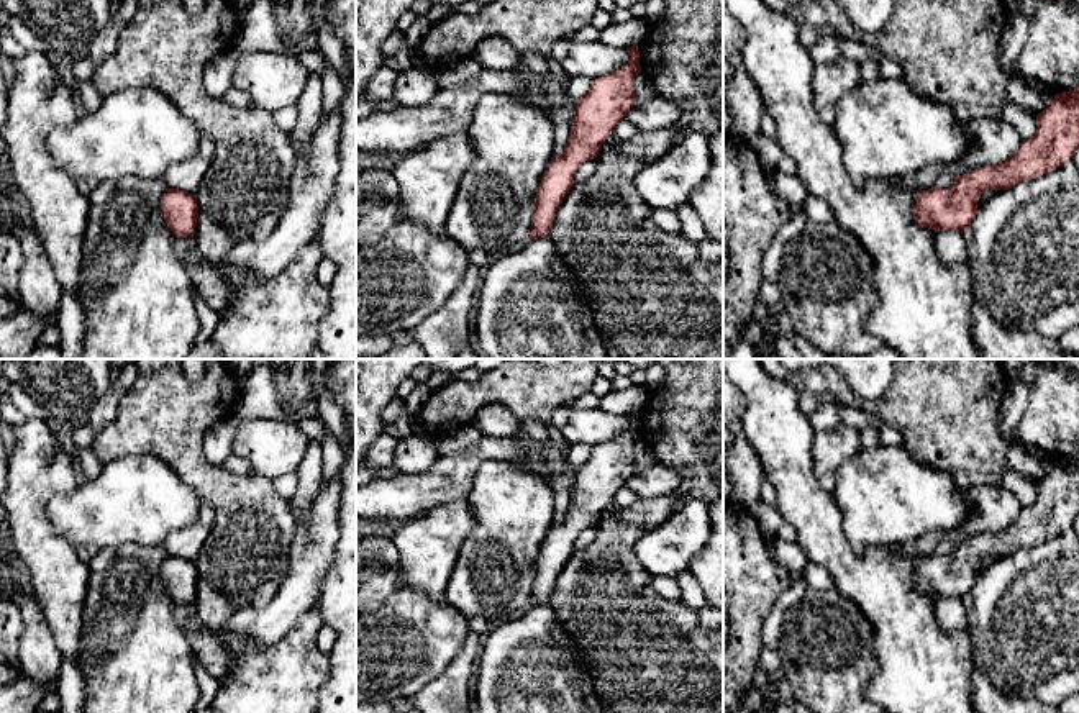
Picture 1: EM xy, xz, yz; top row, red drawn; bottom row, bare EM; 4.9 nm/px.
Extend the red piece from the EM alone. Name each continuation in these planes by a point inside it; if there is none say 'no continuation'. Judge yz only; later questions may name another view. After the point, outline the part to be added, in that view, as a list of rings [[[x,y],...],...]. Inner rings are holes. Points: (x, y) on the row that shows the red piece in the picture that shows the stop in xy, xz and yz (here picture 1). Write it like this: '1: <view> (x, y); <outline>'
no continuation

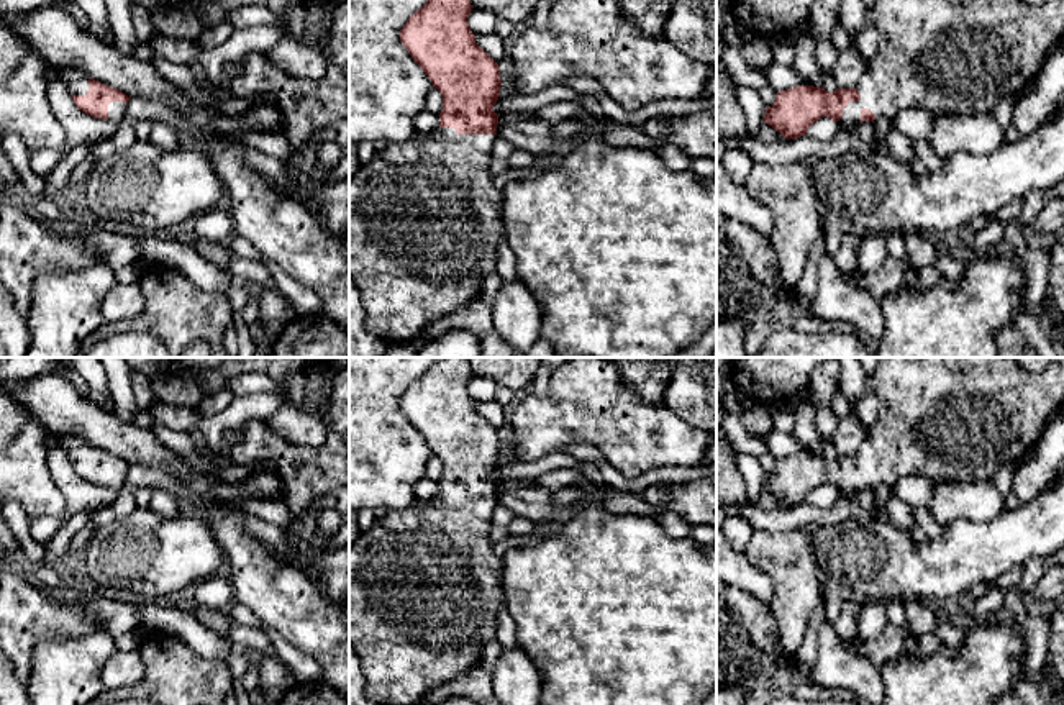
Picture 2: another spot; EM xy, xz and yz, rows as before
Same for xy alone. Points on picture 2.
1: xy (115, 109); [[[111,102],[108,105],[108,121],[120,123],[125,118],[126,105],[123,102]]]

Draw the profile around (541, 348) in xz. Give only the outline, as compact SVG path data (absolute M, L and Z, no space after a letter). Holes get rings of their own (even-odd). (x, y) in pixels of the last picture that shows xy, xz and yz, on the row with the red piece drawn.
M539 336L525 357L556 357L556 354L552 344Z

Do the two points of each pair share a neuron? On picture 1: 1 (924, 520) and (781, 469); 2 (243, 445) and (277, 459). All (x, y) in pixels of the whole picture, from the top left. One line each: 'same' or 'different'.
1: different
2: same

